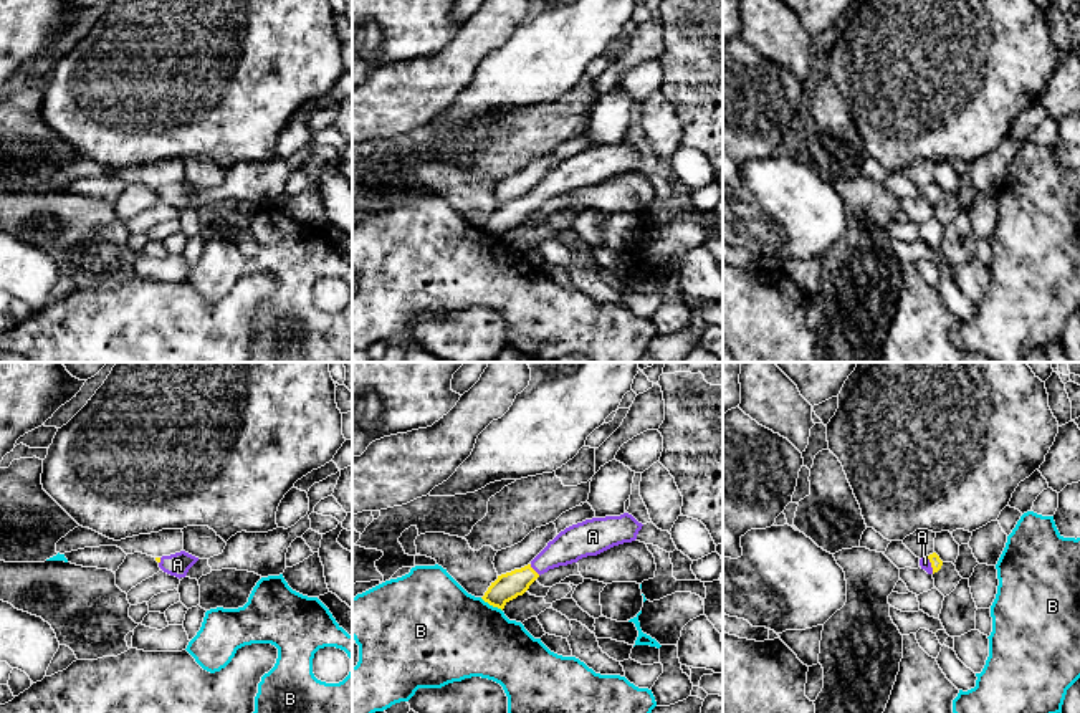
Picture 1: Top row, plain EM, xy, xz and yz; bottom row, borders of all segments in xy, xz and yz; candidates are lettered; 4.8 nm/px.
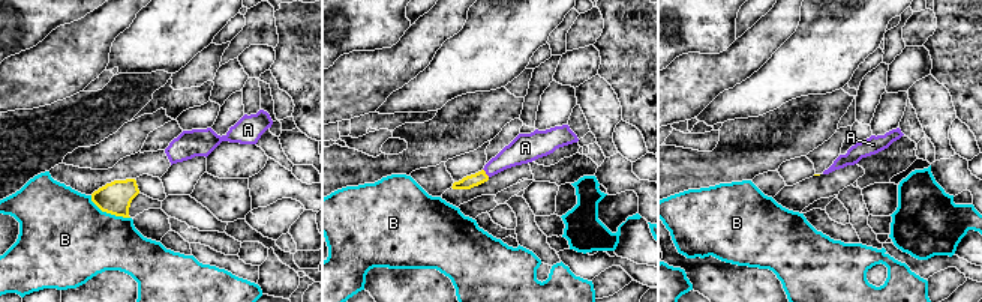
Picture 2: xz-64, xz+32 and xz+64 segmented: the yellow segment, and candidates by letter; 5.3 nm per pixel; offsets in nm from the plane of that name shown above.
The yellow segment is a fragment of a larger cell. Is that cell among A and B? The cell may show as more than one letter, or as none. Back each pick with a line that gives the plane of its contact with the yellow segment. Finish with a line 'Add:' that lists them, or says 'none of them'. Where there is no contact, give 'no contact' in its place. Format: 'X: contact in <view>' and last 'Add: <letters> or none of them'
A: contact in xz
Add: A

